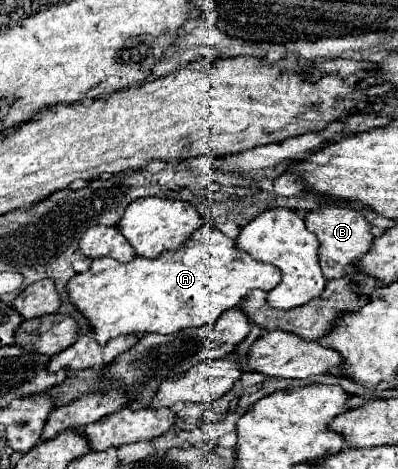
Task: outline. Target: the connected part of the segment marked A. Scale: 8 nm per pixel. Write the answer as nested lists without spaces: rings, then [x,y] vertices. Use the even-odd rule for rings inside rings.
[[[204,225],[200,227],[198,231],[194,231],[194,235],[176,251],[166,251],[162,253],[162,257],[158,259],[144,259],[144,257],[134,257],[130,263],[118,263],[116,259],[110,259],[110,257],[102,257],[102,259],[94,259],[90,269],[84,271],[84,273],[76,273],[76,277],[72,277],[68,283],[66,283],[66,291],[68,291],[68,297],[70,297],[70,303],[86,317],[92,333],[94,333],[94,339],[104,345],[108,339],[114,339],[114,337],[120,337],[120,335],[140,335],[140,333],[178,333],[182,329],[188,329],[188,327],[202,327],[202,325],[208,325],[208,323],[214,323],[226,309],[232,309],[236,307],[242,297],[246,297],[248,291],[252,289],[262,289],[262,291],[270,291],[274,289],[274,285],[278,285],[280,281],[280,271],[274,267],[274,265],[268,265],[268,263],[260,263],[260,261],[254,261],[250,259],[248,255],[242,255],[236,247],[234,247],[234,241],[228,239],[222,231],[218,231],[216,227],[212,225]]]

